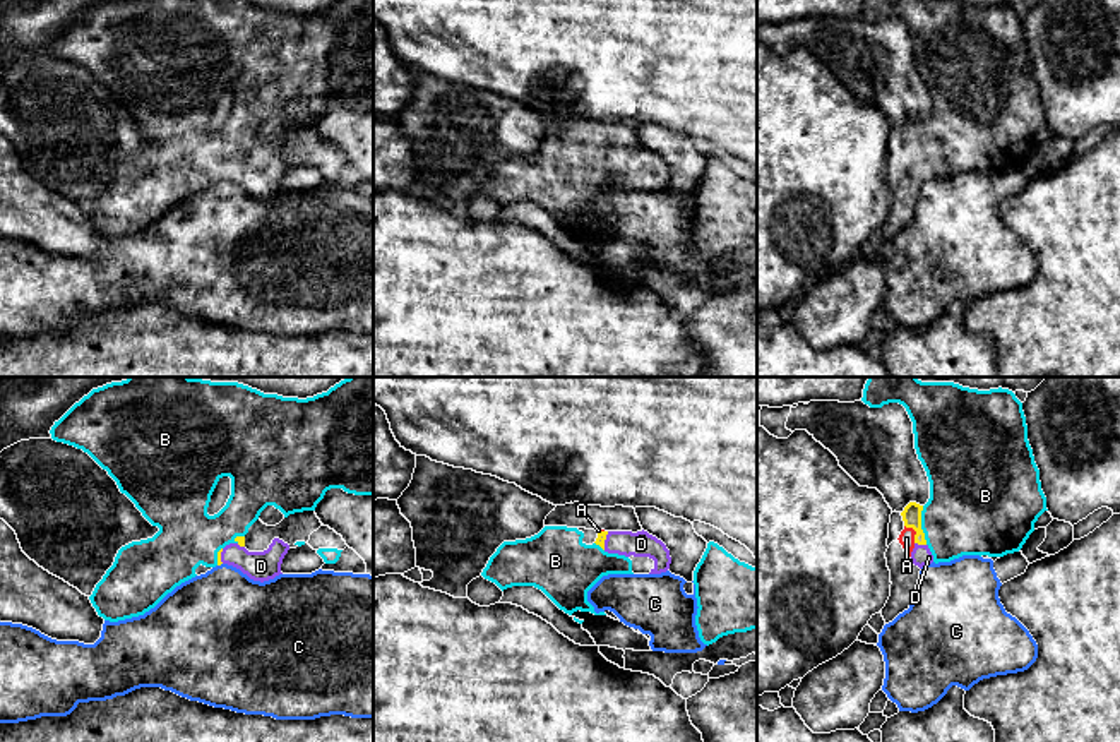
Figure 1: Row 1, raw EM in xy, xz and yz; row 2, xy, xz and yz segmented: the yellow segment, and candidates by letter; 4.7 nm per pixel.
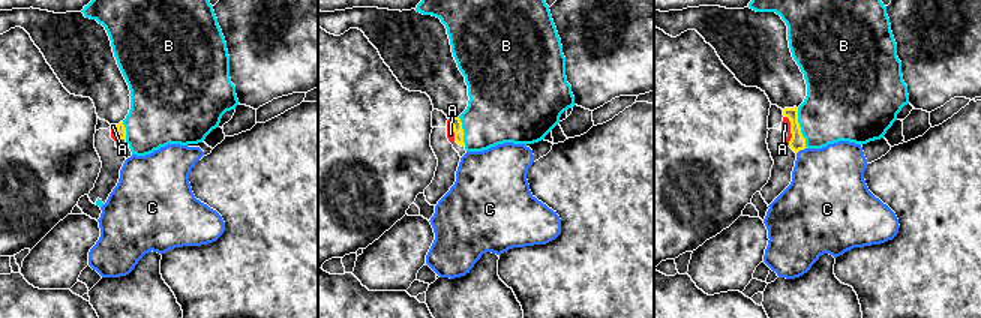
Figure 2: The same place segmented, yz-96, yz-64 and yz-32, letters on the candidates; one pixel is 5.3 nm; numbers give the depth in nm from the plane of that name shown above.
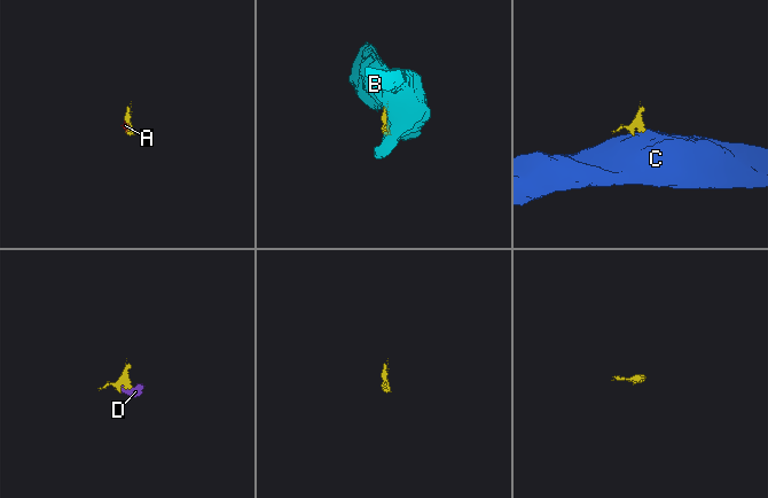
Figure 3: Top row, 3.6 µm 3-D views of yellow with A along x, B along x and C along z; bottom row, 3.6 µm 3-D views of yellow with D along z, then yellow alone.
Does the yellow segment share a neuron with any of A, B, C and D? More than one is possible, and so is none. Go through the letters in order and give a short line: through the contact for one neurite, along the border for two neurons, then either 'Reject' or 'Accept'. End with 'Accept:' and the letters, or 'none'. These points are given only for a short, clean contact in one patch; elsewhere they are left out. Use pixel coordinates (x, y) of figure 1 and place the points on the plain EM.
A: Accept
B: Accept
C: Line: xy (221, 179), (218, 182). Reject
D: Accept
Accept: A, B, D

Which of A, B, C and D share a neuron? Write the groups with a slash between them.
A B D / C

